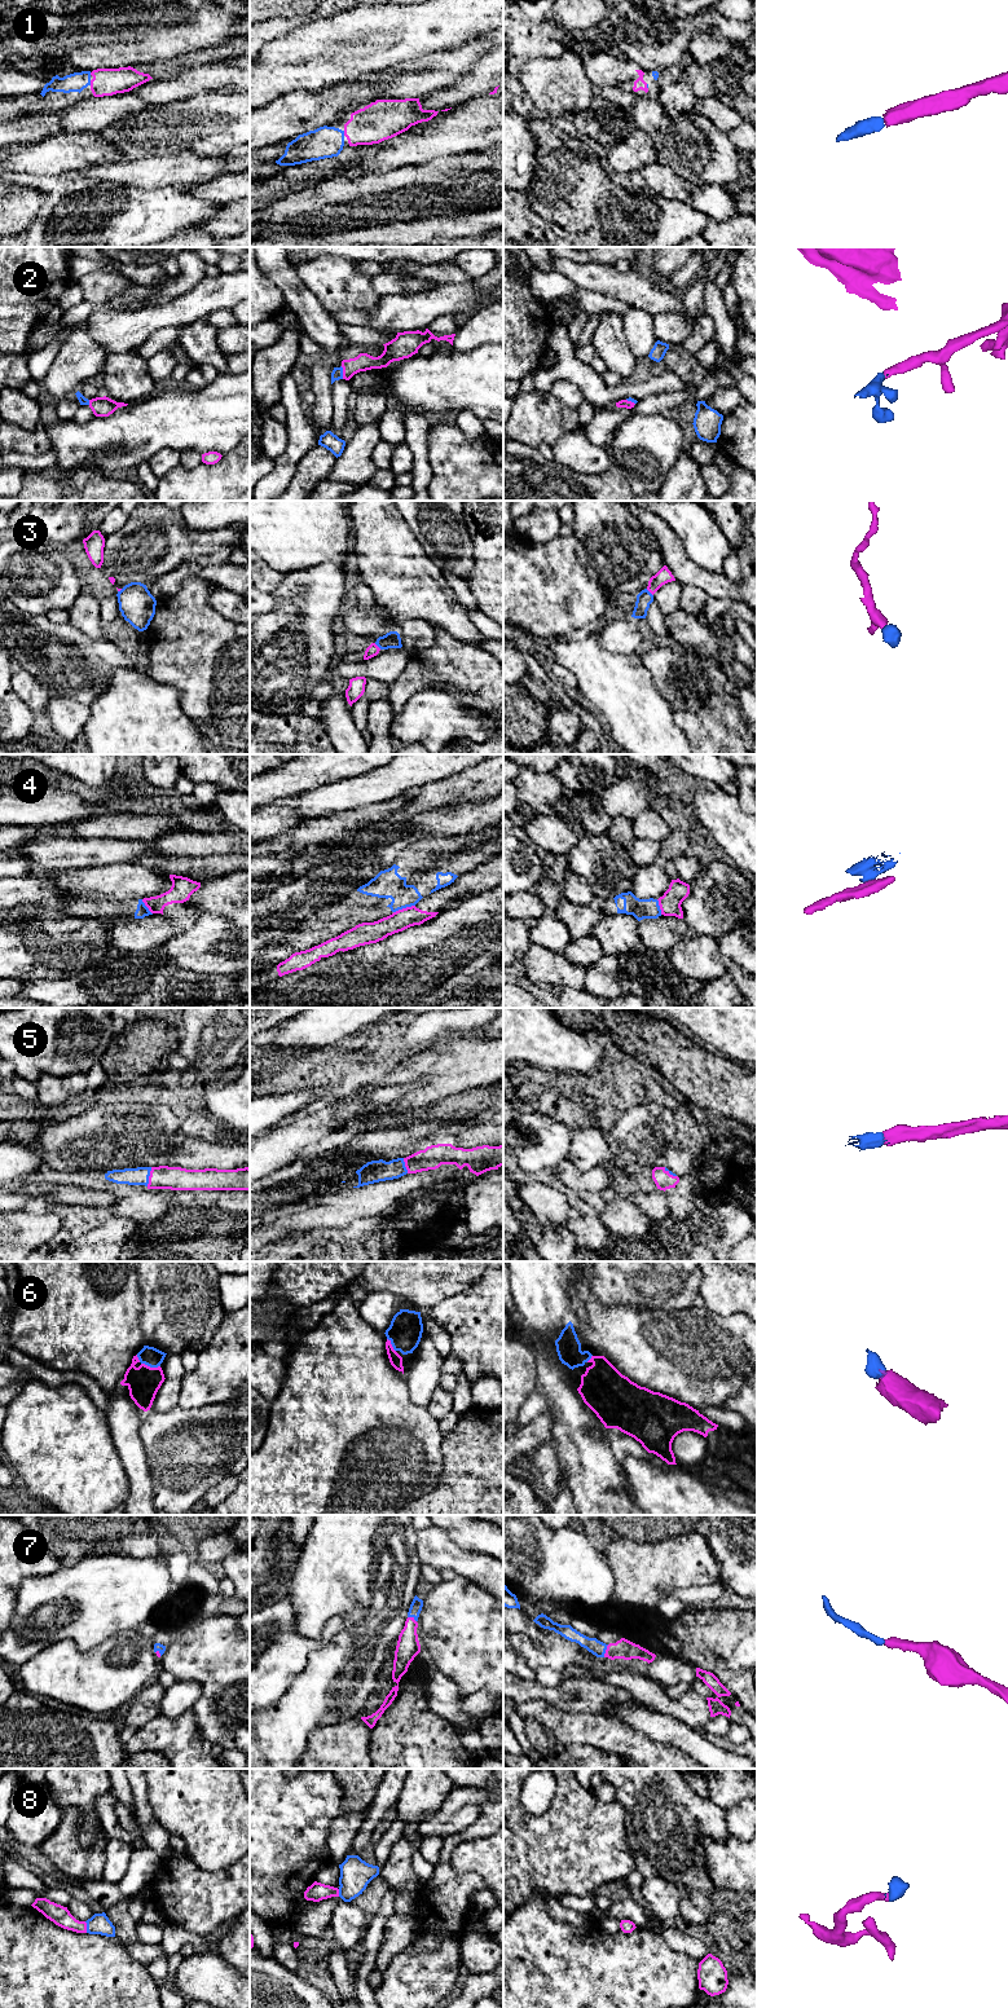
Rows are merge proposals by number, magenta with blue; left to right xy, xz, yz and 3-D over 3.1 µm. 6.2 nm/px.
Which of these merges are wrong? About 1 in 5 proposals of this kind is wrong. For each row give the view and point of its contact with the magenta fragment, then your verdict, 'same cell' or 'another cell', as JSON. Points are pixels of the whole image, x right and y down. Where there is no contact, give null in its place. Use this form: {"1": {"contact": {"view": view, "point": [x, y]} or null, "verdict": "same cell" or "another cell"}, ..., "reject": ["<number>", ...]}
{"1": {"contact": {"view": "xy", "point": [91, 83]}, "verdict": "same cell"}, "2": {"contact": {"view": "xz", "point": [343, 373]}, "verdict": "same cell"}, "3": {"contact": {"view": "yz", "point": [650, 591]}, "verdict": "same cell"}, "4": {"contact": {"view": "xz", "point": [404, 908]}, "verdict": "another cell"}, "5": {"contact": {"view": "xy", "point": [149, 1176]}, "verdict": "same cell"}, "6": {"contact": {"view": "xy", "point": [146, 1365]}, "verdict": "same cell"}, "7": {"contact": {"view": "yz", "point": [606, 1651]}, "verdict": "same cell"}, "8": {"contact": {"view": "xy", "point": [86, 1927]}, "verdict": "same cell"}, "reject": ["4"]}

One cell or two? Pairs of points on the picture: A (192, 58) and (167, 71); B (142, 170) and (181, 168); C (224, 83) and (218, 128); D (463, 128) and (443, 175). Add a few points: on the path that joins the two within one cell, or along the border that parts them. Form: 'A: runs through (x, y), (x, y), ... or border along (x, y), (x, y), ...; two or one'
A: runs through (185, 62), (174, 66); one
B: runs through (152, 170), (172, 170); one
C: border along (236, 91), (207, 92), (193, 97); two
D: border along (482, 149), (447, 154), (422, 163); two

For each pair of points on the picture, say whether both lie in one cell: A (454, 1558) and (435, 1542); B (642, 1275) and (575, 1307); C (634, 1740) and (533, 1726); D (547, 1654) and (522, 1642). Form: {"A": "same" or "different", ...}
{"A": "same", "B": "same", "C": "different", "D": "same"}

